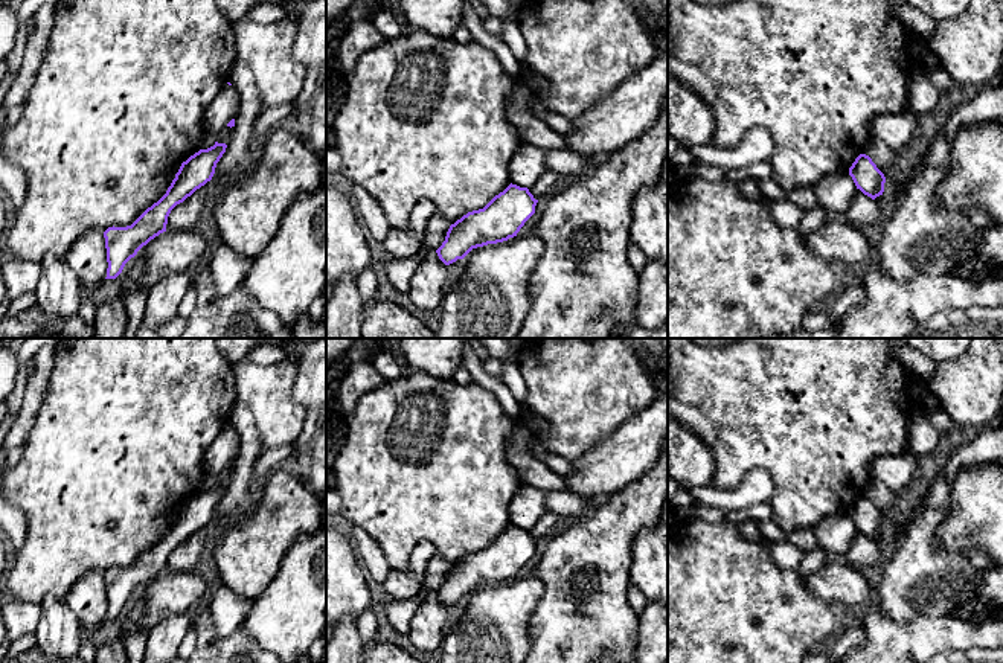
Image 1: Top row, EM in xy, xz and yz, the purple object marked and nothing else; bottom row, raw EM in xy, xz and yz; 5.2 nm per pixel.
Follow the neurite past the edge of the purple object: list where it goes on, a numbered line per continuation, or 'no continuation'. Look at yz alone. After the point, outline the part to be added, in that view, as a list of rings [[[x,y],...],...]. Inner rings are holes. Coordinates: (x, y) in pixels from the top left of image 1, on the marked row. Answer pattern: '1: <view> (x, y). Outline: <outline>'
no continuation

